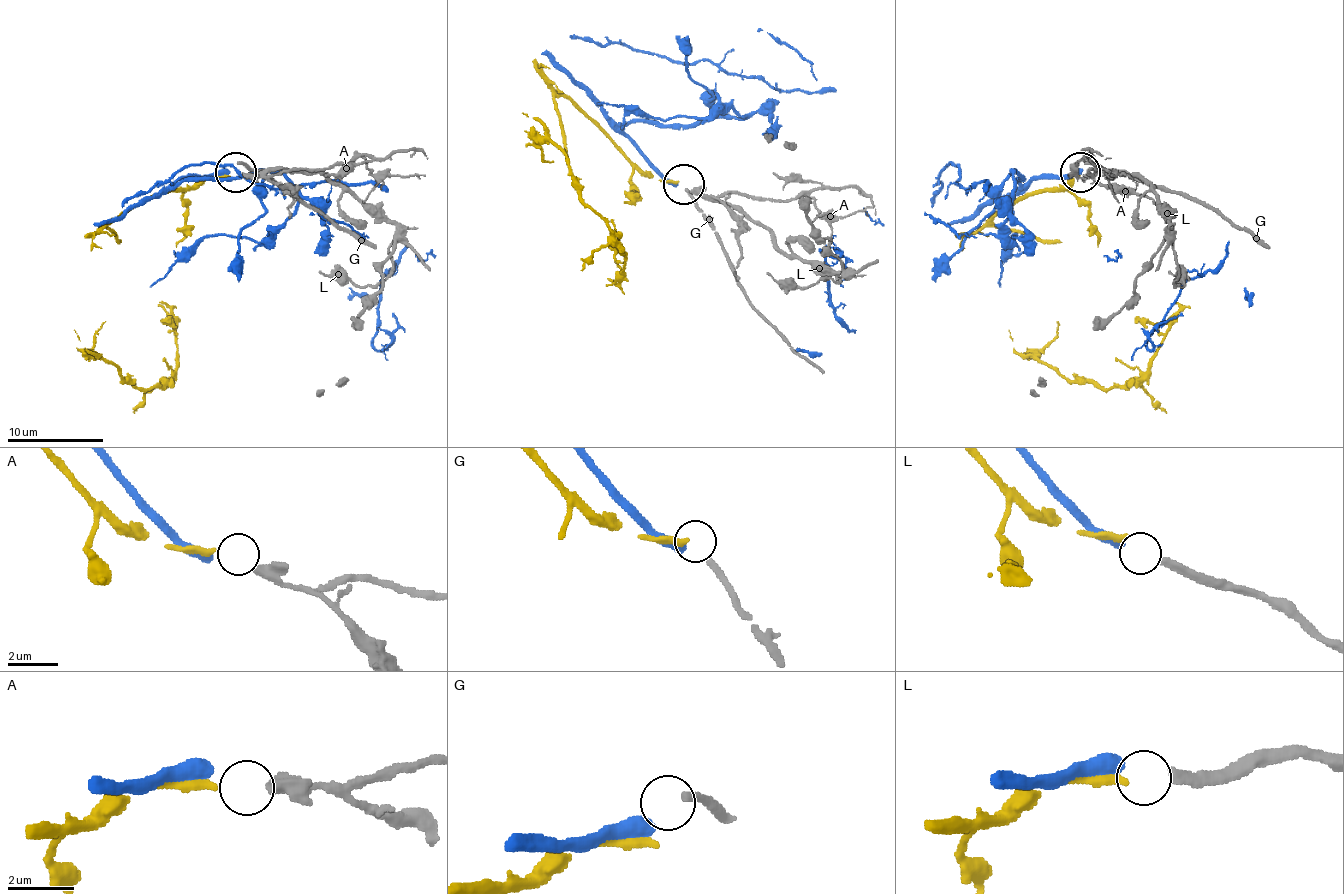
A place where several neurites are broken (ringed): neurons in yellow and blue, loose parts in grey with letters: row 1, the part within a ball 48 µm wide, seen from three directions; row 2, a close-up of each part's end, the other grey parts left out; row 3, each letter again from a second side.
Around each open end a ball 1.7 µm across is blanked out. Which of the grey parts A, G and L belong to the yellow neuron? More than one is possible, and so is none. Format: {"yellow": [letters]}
{"yellow": ["A"]}

